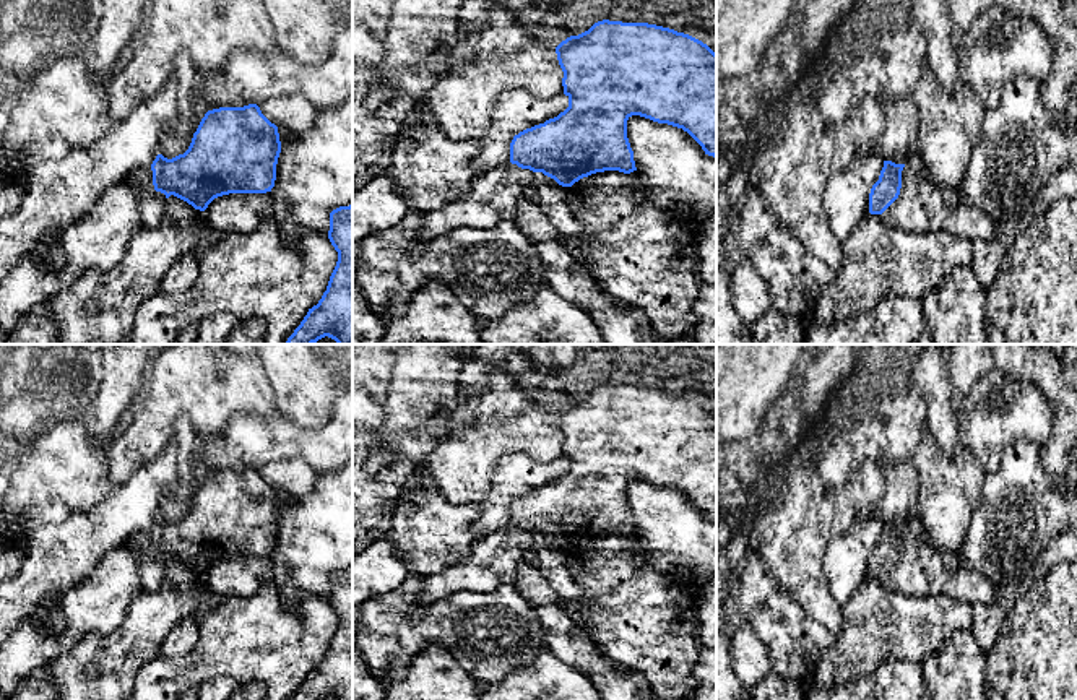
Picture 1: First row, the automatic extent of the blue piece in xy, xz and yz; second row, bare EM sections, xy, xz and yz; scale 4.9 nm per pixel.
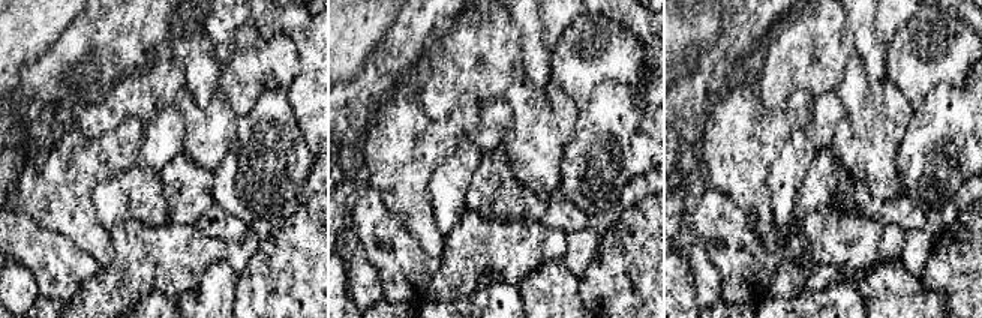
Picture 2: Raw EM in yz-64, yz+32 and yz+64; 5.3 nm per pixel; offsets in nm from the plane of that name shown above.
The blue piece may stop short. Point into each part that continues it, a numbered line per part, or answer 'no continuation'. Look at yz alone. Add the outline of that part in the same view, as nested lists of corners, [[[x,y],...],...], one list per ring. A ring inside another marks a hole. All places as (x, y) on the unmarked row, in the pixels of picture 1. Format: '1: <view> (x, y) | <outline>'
1: yz (921, 569) | [[[913,518],[905,525],[898,562],[880,581],[908,594],[937,594],[958,567],[958,555],[929,544],[919,520]]]

